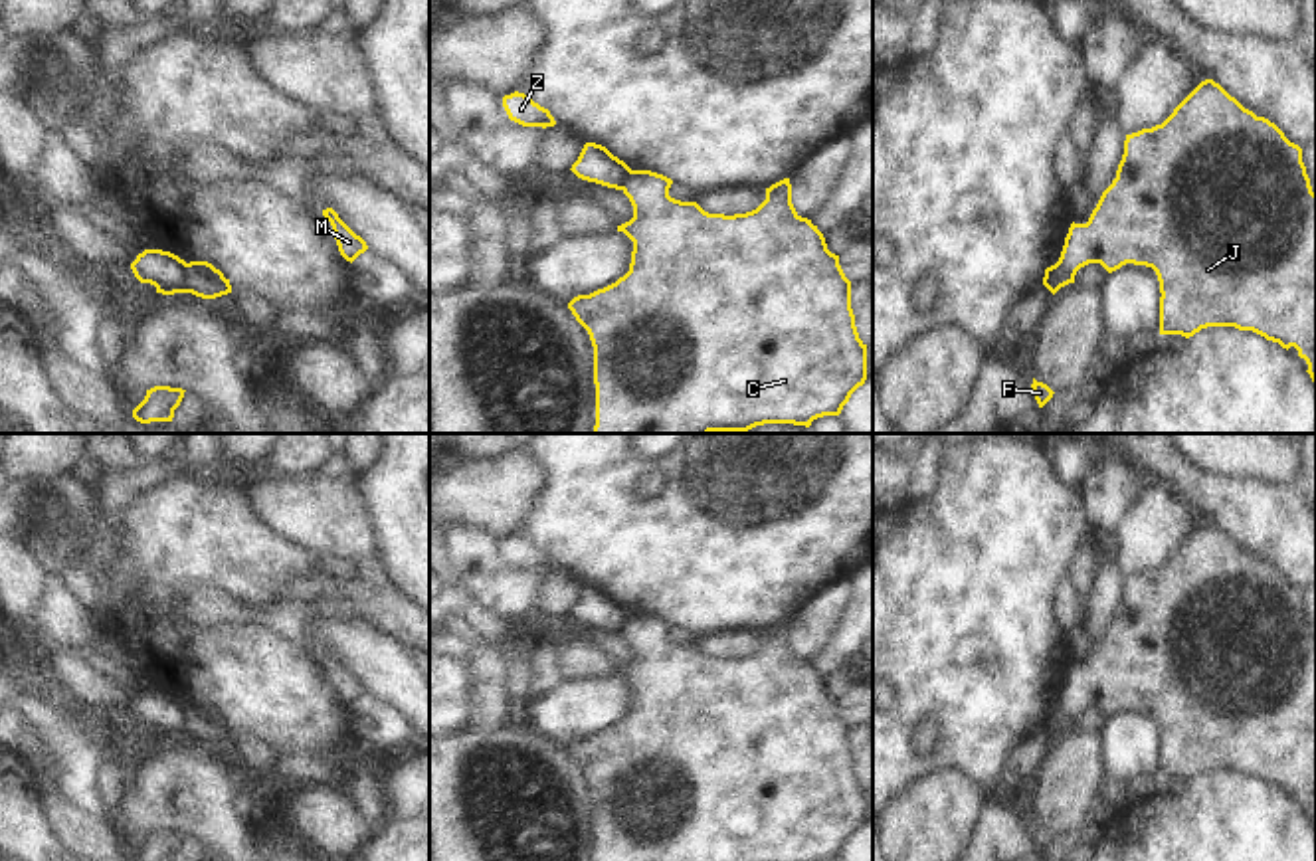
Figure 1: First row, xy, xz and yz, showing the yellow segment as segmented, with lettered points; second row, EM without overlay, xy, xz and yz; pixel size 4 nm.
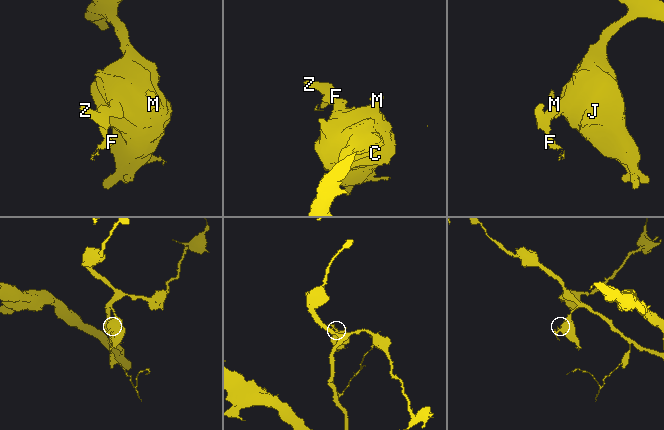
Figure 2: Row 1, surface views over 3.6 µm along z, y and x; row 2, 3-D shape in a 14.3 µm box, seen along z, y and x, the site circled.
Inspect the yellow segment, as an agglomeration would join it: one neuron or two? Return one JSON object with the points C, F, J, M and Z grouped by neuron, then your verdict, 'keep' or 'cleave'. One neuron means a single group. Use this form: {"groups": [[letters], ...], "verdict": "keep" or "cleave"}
{"groups": [["C", "J", "M"], ["F", "Z"]], "verdict": "cleave"}

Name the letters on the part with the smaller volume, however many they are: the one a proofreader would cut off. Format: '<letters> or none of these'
F, Z

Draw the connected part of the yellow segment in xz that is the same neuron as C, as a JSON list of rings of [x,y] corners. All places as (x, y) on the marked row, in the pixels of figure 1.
[[[631,170],[623,194],[633,206],[633,218],[621,226],[633,241],[629,271],[615,283],[568,303],[576,321],[588,331],[594,346],[596,426],[592,433],[710,433],[748,431],[764,424],[794,424],[809,428],[823,416],[839,416],[851,394],[867,380],[867,344],[859,338],[851,309],[851,281],[845,277],[839,255],[827,249],[823,234],[811,220],[801,218],[792,204],[792,184],[784,178],[766,188],[766,200],[746,214],[708,214],[697,202],[669,196],[673,180],[651,172]]]

